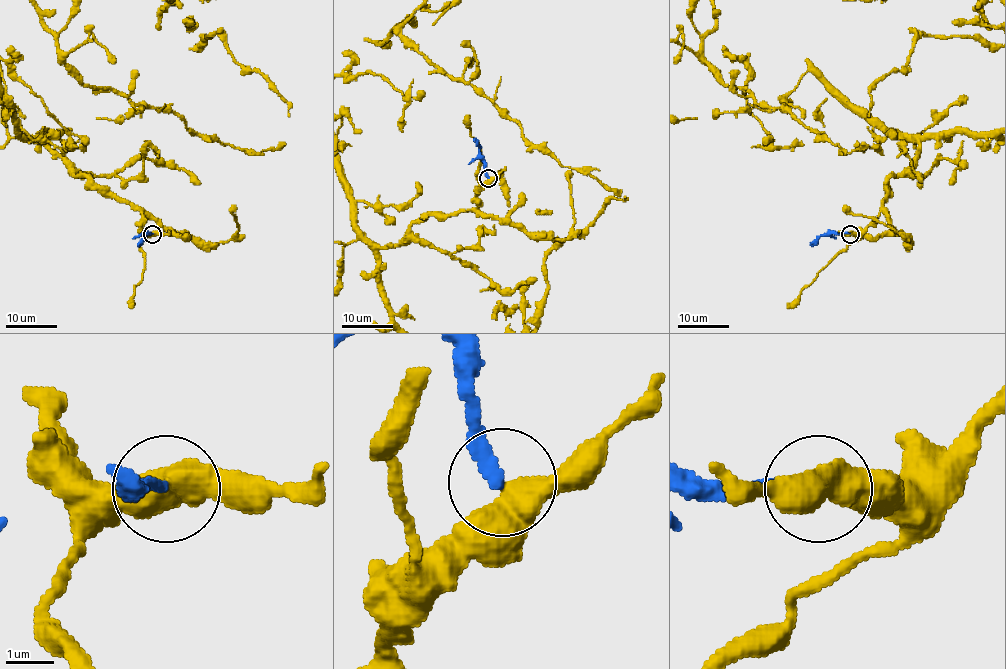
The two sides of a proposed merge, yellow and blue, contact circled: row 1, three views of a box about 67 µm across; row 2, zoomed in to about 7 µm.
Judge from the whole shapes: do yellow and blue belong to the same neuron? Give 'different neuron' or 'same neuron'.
different neuron

